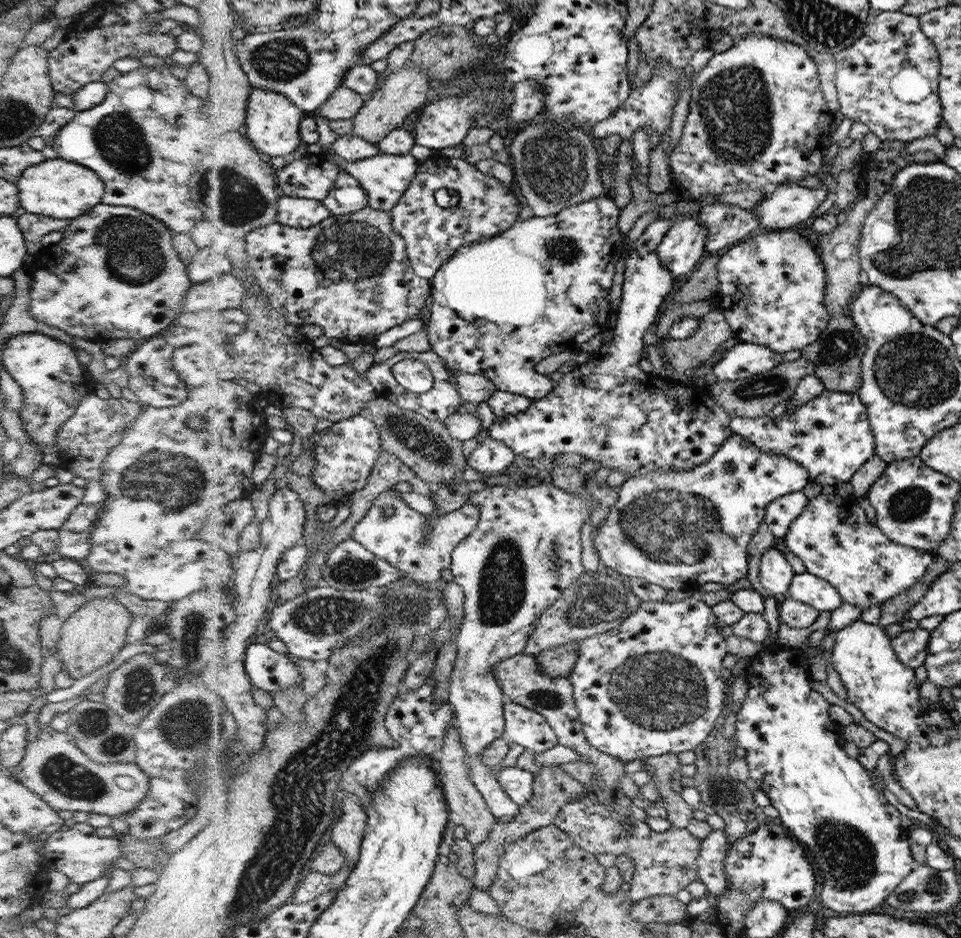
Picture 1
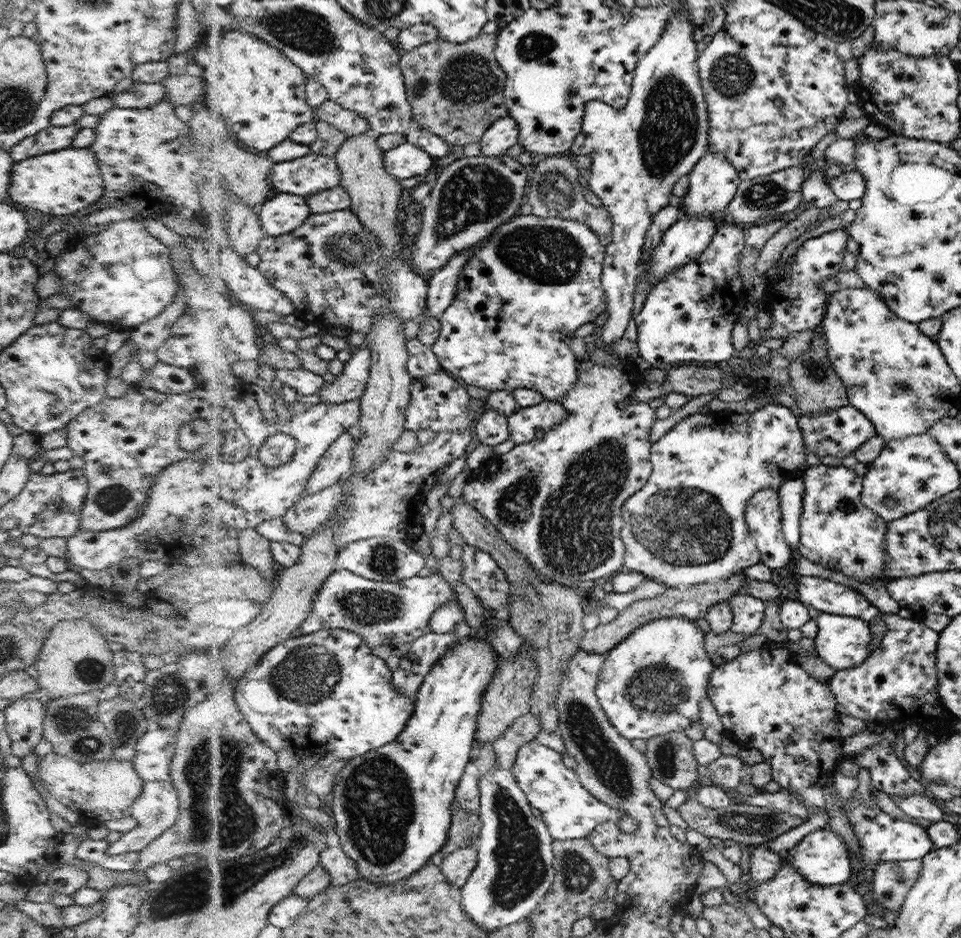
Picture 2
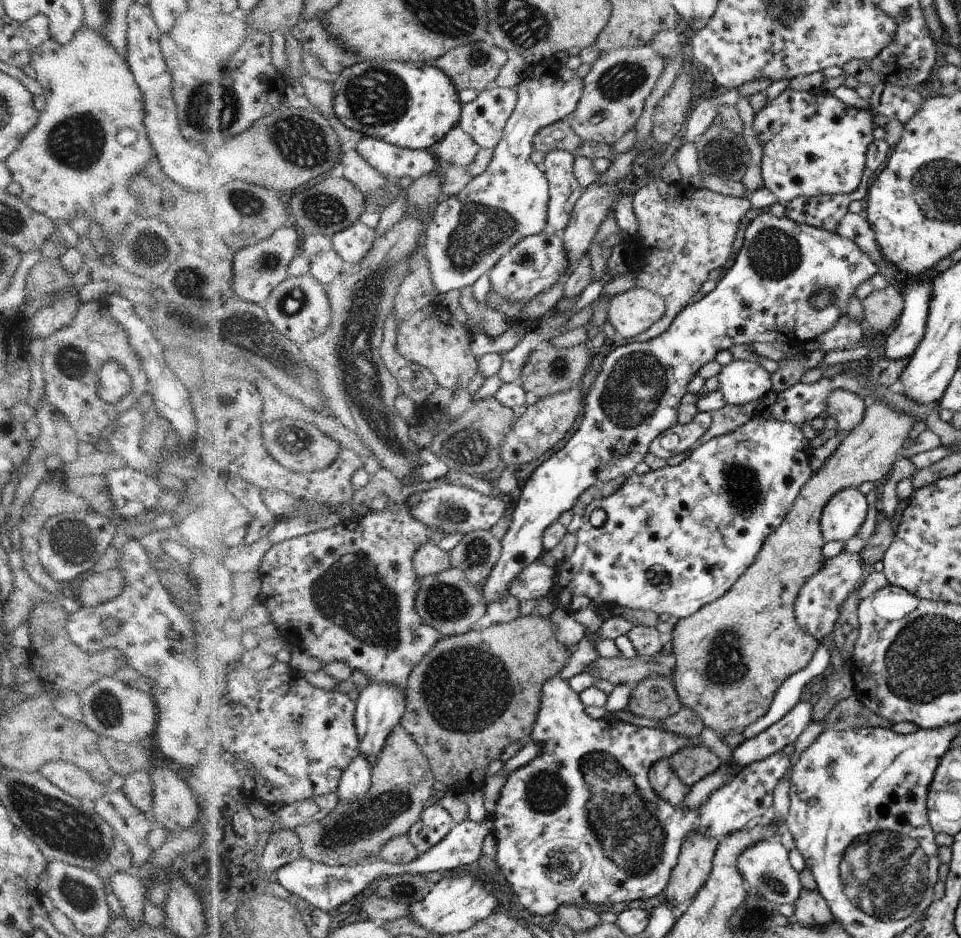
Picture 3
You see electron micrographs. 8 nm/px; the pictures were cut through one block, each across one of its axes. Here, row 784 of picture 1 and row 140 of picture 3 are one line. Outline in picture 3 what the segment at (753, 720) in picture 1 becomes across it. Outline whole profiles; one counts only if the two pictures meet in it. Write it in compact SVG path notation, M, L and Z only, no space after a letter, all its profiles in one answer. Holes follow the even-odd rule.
M786 88L754 116L752 128L762 146L762 180L784 204L796 198L848 194L860 185L868 146L874 142L875 112L846 106L831 93Z

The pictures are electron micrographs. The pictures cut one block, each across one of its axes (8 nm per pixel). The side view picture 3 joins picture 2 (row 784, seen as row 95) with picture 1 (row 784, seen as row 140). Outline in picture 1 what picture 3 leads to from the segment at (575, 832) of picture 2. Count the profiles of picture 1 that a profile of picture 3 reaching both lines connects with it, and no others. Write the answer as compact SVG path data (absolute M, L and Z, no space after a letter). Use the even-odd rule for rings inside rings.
M504 767L497 778L501 782L502 788L505 788L509 798L517 802L521 807L532 801L532 784L536 784L534 776L530 772L524 772L520 767Z

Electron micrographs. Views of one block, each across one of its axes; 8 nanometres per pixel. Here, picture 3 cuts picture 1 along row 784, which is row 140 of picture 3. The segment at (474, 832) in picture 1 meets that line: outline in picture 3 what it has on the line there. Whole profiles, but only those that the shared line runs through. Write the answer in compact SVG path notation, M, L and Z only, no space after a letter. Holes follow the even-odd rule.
M458 126L454 128L437 146L442 158L442 165L447 167L457 165L466 169L466 166L474 162L476 155L481 149L470 134L466 134Z

